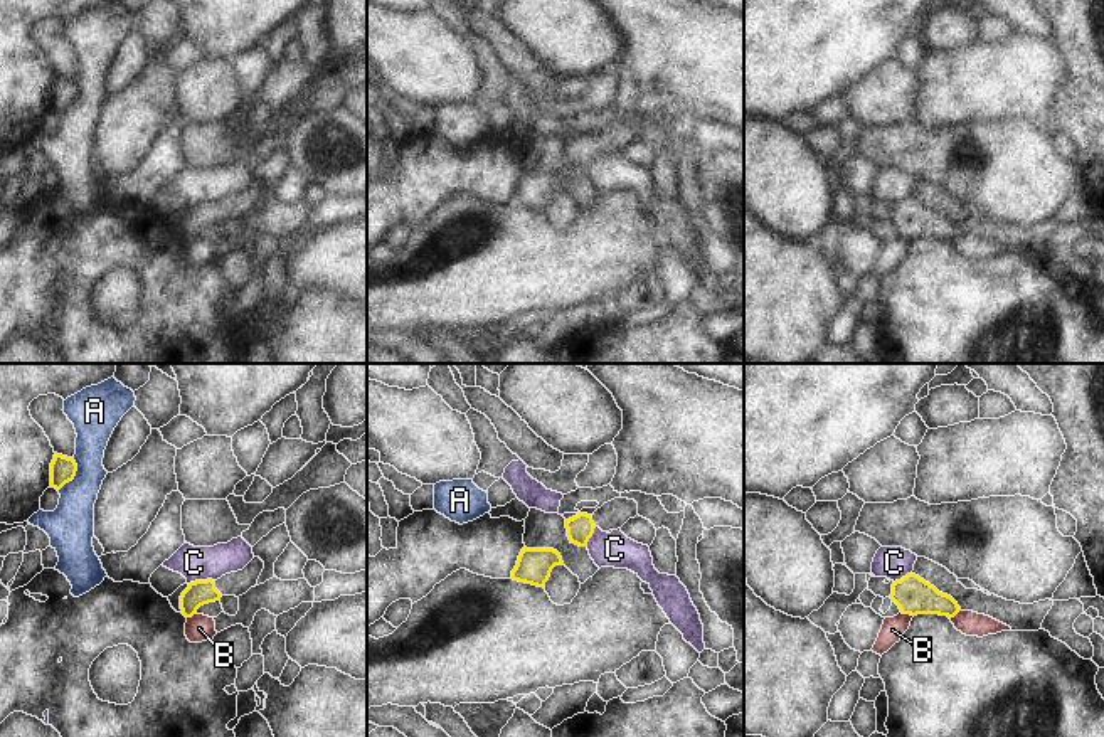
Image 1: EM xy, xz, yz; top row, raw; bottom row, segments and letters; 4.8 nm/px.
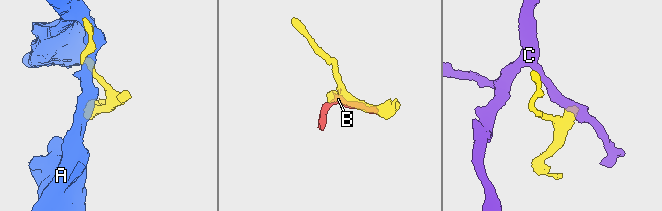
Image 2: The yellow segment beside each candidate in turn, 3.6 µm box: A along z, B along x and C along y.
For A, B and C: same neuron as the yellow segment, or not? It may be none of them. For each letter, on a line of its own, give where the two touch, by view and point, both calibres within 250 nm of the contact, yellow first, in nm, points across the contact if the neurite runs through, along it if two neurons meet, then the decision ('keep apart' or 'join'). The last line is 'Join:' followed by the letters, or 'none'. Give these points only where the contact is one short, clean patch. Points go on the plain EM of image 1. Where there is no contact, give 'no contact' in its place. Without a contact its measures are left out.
A: xy (74, 98) | 130/220 nm | keep apart
B: yz (907, 236) | 180/110 nm | keep apart
C: xy (201, 204) | 120/160 nm | along xy (214, 202), (196, 202), (189, 207) | keep apart
Join: none

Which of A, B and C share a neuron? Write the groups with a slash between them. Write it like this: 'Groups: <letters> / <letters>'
Groups: A / B C.

